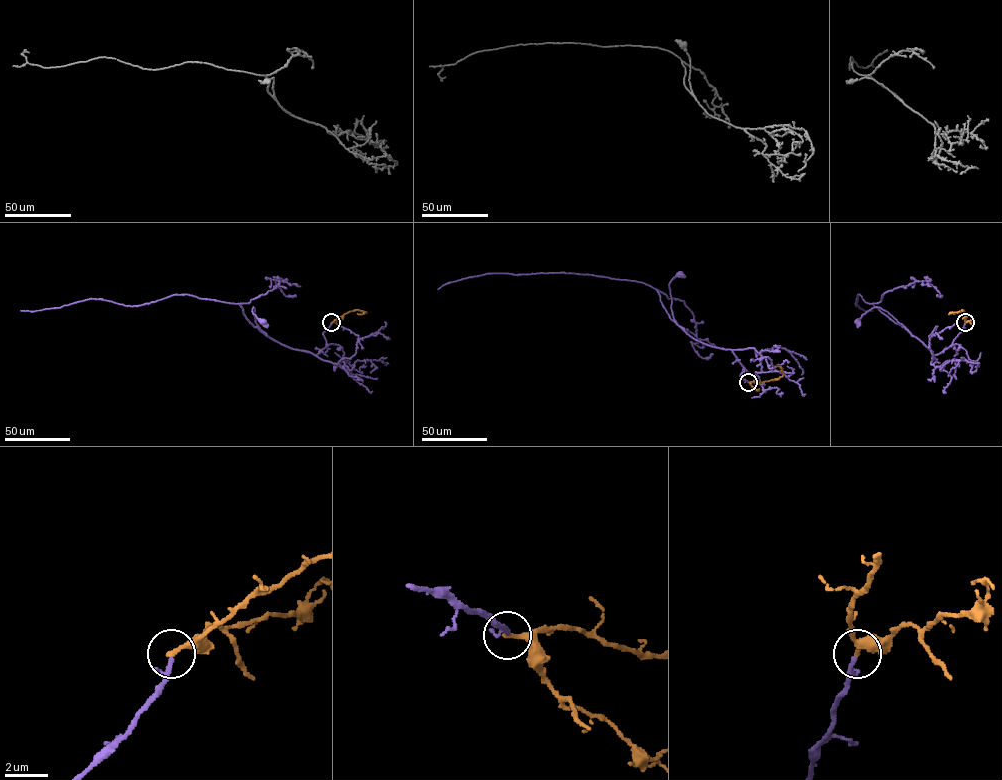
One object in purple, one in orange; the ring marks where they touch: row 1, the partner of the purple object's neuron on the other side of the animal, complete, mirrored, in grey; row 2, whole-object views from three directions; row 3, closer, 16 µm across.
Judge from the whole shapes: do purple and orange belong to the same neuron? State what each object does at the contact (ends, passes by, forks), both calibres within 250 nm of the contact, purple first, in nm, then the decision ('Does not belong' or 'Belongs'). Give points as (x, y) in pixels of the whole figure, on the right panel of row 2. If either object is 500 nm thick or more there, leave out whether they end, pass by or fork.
At the ring purple passes by. At the ring orange ends. Thickness 150 nm (purple) against 240 nm. Belongs

